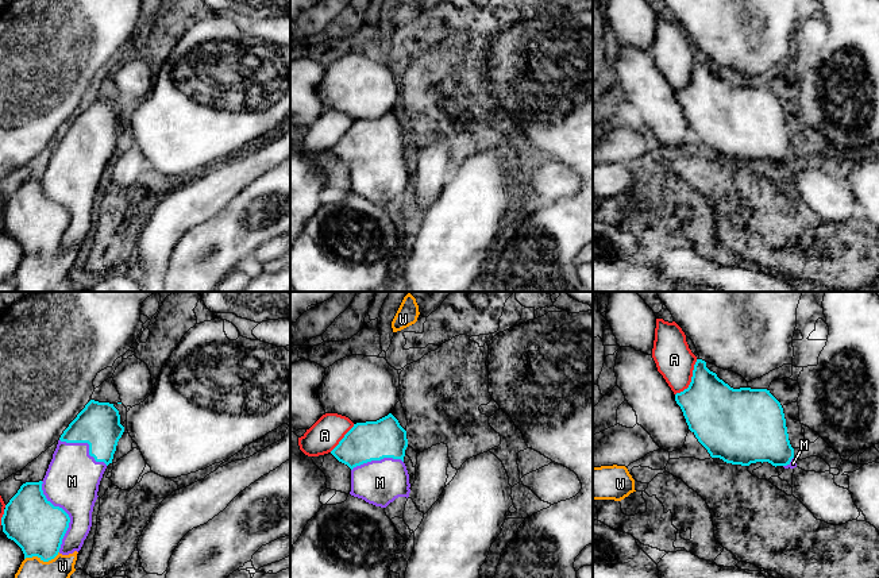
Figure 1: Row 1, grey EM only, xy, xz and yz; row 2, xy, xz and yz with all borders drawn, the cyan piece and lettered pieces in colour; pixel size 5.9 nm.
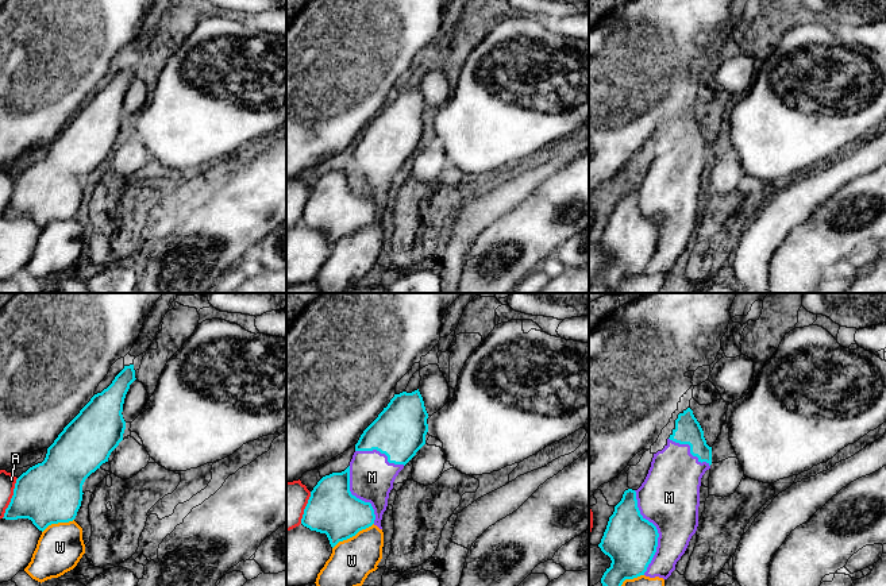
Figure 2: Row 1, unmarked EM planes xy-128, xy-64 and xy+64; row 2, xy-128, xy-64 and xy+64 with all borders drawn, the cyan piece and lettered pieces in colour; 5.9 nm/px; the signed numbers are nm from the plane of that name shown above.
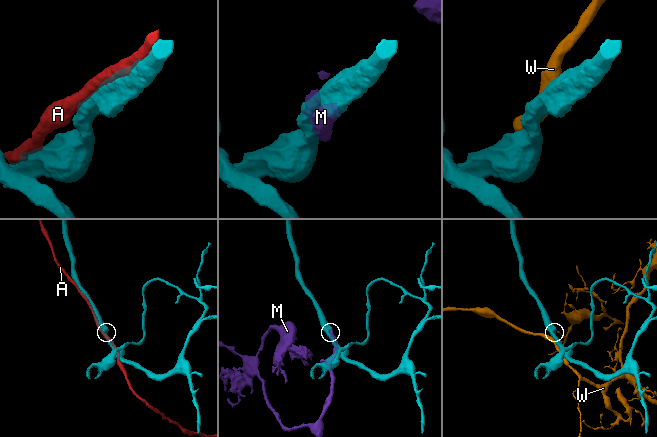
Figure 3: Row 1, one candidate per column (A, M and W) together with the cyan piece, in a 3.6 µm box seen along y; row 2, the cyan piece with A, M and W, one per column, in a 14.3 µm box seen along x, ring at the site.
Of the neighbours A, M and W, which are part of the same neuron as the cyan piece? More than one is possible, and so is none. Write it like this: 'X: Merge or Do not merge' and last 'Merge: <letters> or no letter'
A: Do not merge
M: Merge
W: Do not merge
Merge: M

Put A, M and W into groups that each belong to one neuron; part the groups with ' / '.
A / M / W

